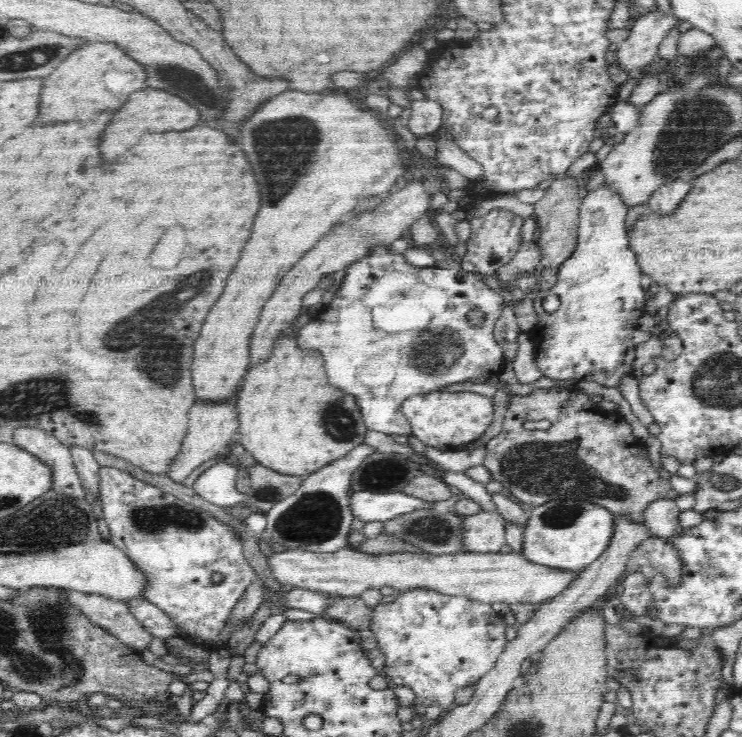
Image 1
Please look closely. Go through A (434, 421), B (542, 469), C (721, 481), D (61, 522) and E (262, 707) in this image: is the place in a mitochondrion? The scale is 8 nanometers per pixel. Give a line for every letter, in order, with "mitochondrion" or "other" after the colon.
A: other
B: mitochondrion
C: mitochondrion
D: mitochondrion
E: other

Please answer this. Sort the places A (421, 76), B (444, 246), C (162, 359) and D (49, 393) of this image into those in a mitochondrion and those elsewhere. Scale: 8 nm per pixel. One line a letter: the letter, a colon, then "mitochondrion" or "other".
A: other
B: other
C: mitochondrion
D: mitochondrion

